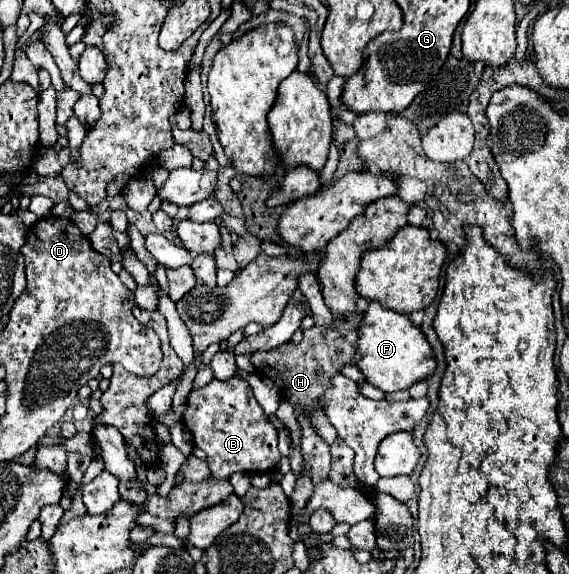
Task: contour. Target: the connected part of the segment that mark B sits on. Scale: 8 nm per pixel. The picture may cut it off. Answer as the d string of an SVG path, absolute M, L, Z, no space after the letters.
M240 376L228 382L212 380L200 390L192 390L184 410L184 424L192 434L192 442L206 452L206 462L214 478L230 478L234 472L270 472L282 458L274 424L254 398L250 384Z

